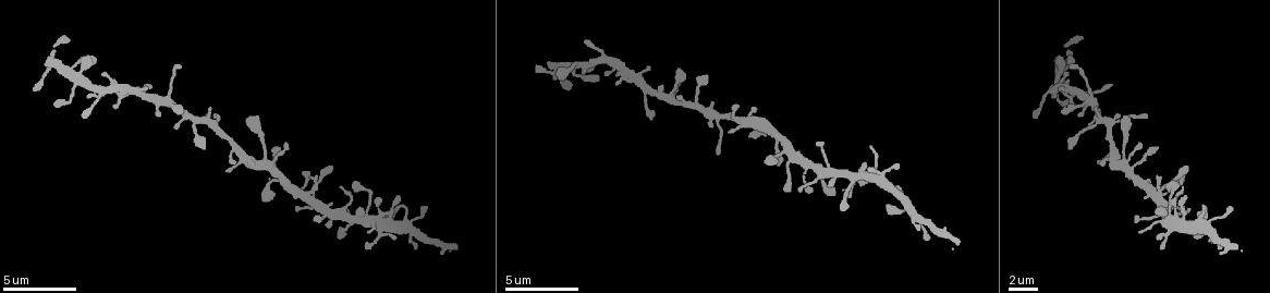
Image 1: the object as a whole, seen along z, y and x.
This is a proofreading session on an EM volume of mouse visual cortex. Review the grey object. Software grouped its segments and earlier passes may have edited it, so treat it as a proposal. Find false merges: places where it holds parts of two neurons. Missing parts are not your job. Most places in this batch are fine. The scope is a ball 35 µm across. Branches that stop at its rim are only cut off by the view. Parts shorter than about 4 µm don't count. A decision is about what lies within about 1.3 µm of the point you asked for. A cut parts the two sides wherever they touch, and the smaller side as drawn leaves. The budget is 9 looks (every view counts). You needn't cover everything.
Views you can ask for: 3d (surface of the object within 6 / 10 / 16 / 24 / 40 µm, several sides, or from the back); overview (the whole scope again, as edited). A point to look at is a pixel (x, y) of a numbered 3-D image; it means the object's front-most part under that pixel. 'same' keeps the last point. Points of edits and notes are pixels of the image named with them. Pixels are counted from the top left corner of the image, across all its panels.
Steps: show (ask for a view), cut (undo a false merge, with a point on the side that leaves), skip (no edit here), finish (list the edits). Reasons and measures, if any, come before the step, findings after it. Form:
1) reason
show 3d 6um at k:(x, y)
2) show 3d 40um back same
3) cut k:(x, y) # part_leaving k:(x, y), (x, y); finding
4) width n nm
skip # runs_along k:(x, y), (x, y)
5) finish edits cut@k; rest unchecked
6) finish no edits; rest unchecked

small branch off a trunk
show 3d 16um at 1:(312, 191)

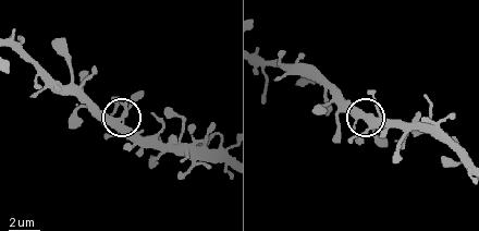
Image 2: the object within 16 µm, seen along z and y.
show 3d 16um back at 2:(121, 121)

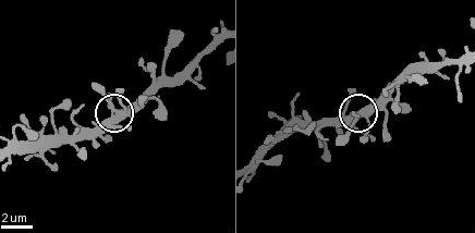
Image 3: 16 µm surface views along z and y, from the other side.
skip # runs_along 3:(427, 74), (398, 77), (363, 109), (354, 124), (337, 143); one neuron here

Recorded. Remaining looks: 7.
four arms meet
show 3d 10um at 1:(119, 91)

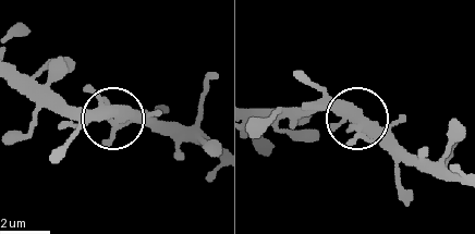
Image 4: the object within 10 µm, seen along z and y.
width 390 nm
skip # one neuron here

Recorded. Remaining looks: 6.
four arms meet
show 3d 16um at 1:(242, 153)

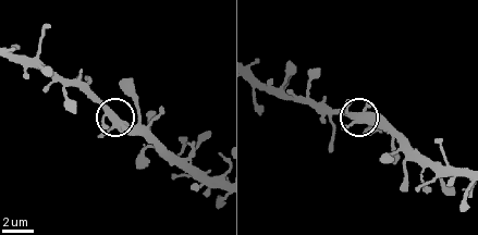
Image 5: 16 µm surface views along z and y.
arms 4
skip # all the same neuron

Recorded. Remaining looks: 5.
three-way junction
show 3d 10um at 1:(382, 215)

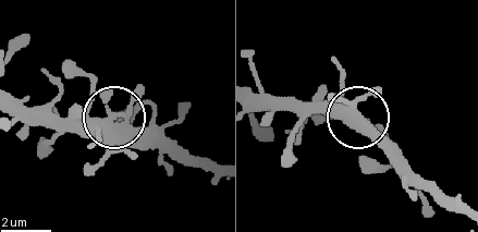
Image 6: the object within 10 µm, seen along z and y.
width 400 nm
skip # runs_along 6:(11, 100), (61, 117), (111, 117), (148, 132), (164, 146); all the same neuron

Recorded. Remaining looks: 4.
finish no edits; rest unchecked

